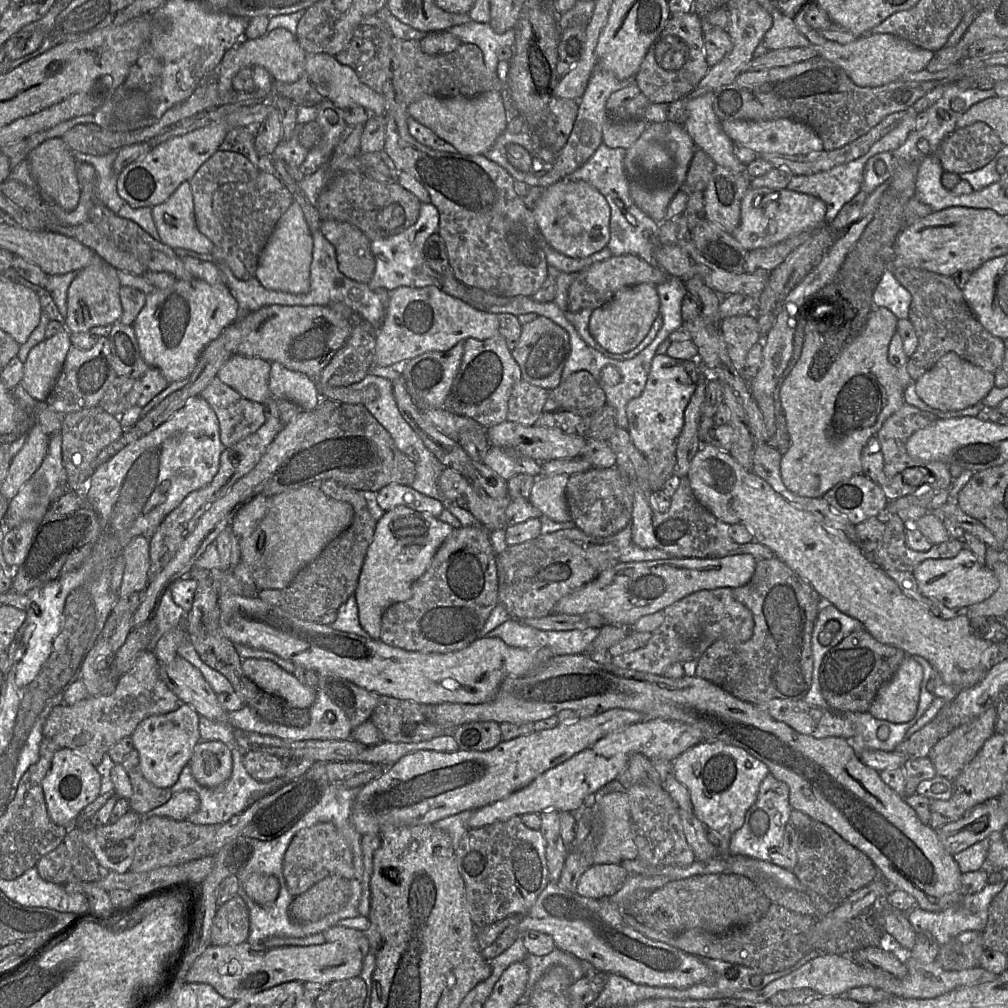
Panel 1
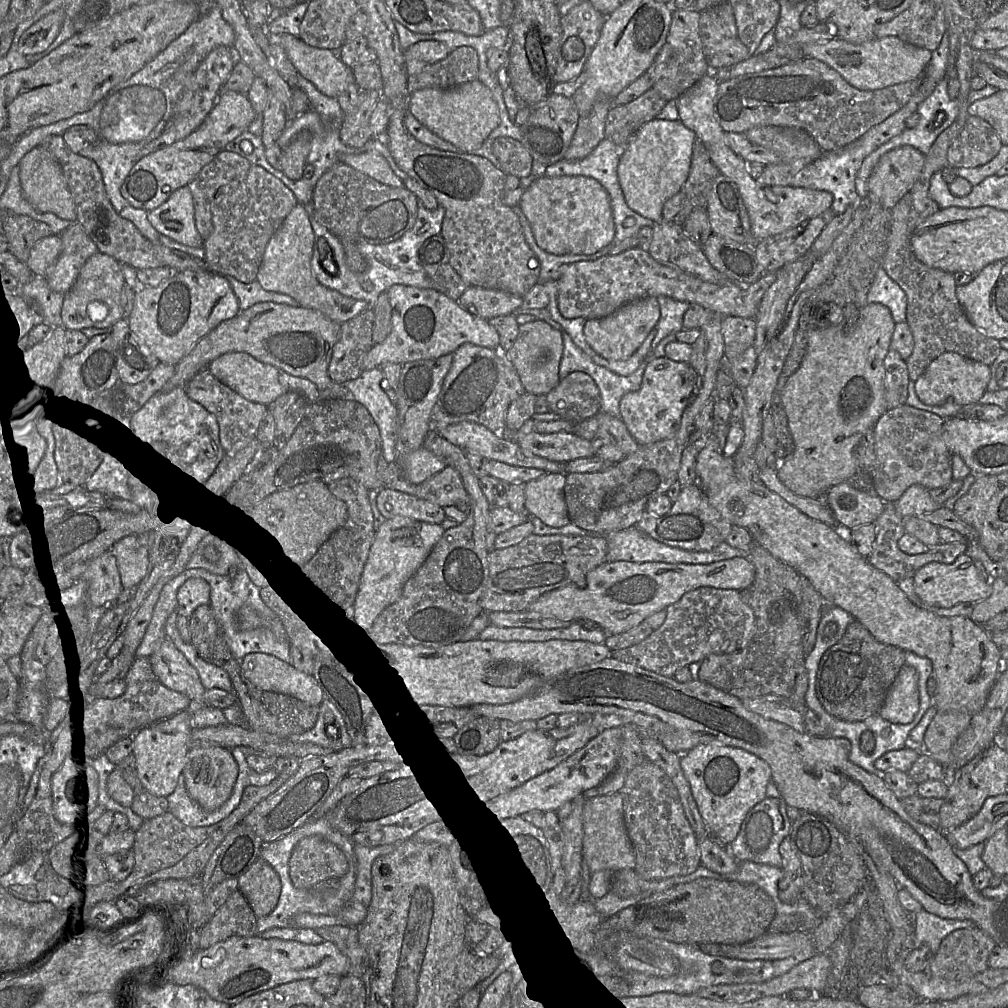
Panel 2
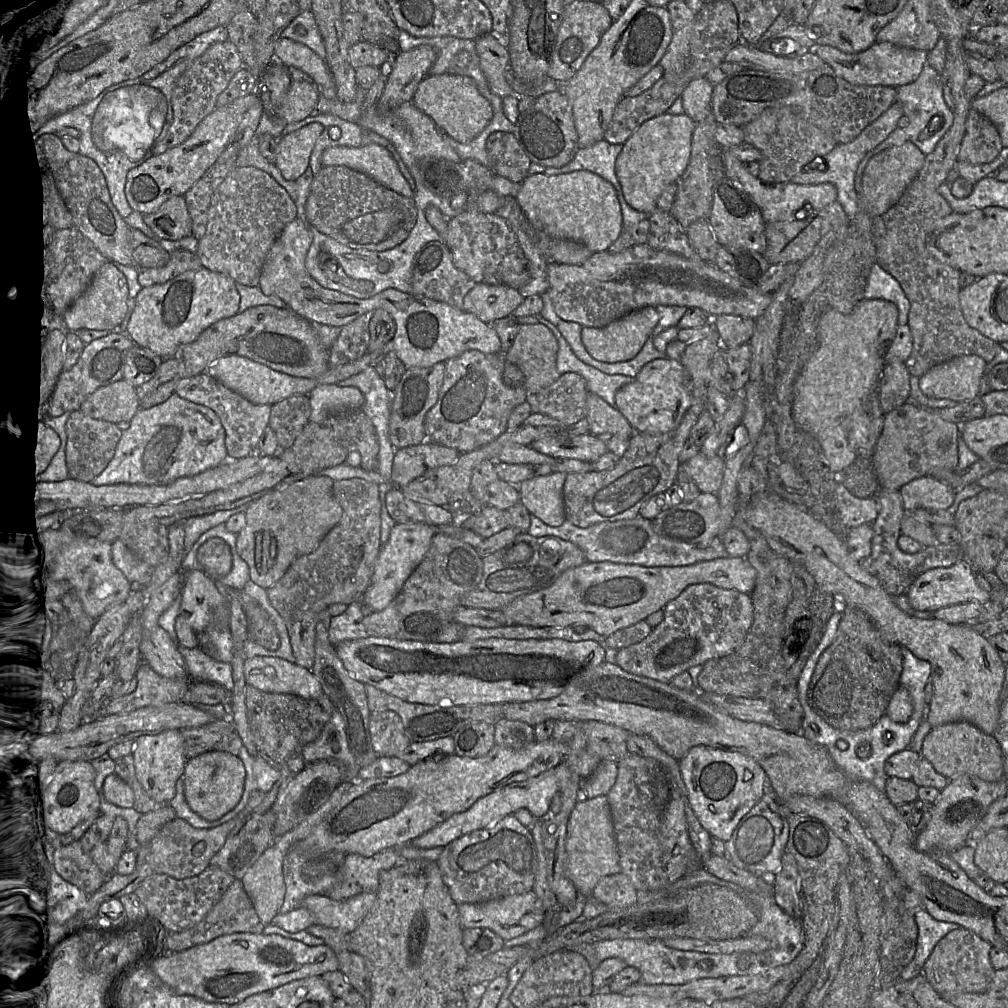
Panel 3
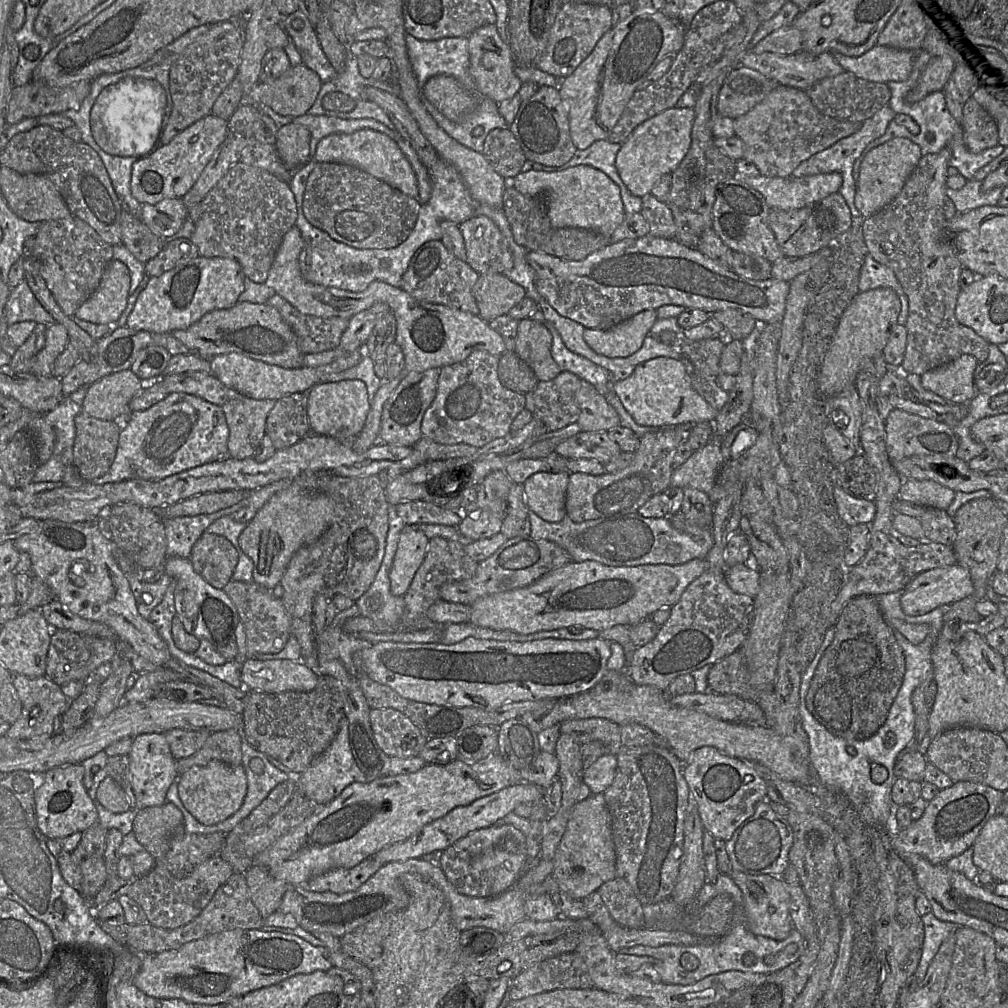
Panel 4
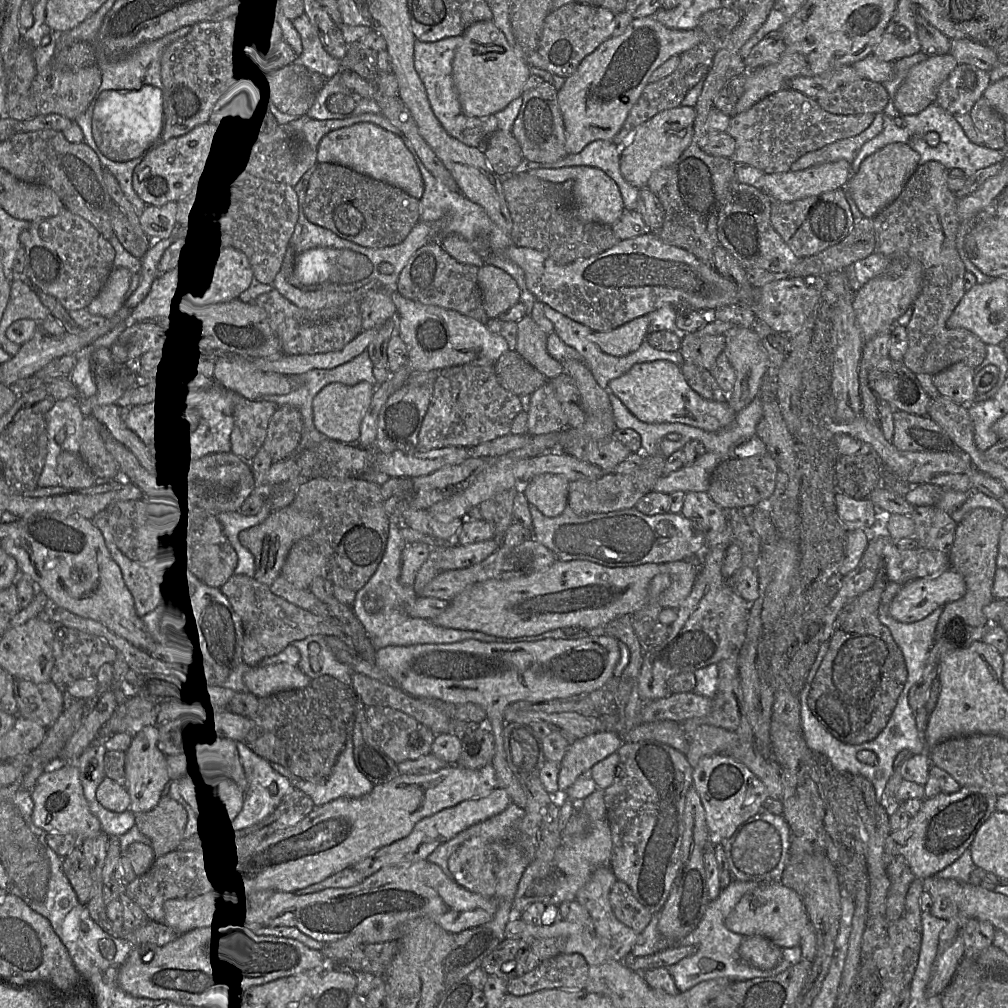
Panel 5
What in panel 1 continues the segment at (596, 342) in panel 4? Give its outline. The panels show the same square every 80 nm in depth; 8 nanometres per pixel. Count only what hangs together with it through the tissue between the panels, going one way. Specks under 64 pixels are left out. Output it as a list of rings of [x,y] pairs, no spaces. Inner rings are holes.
[[[642,283],[626,286],[617,291],[606,304],[592,311],[589,332],[607,351],[623,354],[636,348],[645,338],[658,316],[660,300],[656,285]]]

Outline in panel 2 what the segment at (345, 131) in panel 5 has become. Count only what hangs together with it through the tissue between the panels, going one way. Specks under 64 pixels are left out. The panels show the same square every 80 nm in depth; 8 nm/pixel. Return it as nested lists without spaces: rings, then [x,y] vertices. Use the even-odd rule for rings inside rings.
[[[378,152],[343,154],[339,162],[353,167],[382,184],[404,187],[403,180],[393,172],[384,156]]]

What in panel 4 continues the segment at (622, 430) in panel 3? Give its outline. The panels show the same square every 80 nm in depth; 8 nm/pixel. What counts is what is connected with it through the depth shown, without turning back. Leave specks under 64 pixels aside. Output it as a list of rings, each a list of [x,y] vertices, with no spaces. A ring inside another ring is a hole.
[[[584,380],[575,392],[575,402],[580,409],[576,423],[581,432],[609,431],[620,426],[620,418],[613,407],[593,385]]]

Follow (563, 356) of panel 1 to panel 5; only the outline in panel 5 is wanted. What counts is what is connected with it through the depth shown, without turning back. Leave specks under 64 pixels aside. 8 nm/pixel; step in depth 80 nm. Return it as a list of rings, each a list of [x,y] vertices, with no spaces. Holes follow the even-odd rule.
[[[524,316],[517,323],[516,351],[546,379],[563,373],[562,364],[552,358],[546,349],[548,334],[530,316]]]

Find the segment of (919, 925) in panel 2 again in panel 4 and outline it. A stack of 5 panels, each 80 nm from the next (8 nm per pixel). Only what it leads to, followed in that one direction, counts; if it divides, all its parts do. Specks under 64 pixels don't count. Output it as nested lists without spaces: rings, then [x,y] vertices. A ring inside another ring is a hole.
[[[932,912],[921,916],[921,919],[924,925],[924,940],[921,958],[914,973],[917,985],[924,979],[927,968],[944,939],[958,928],[952,922],[939,920]]]

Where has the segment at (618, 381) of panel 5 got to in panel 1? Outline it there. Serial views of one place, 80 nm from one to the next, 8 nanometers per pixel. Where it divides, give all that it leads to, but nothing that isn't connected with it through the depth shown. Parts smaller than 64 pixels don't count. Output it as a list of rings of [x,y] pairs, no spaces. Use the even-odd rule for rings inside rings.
[[[656,354],[652,361],[645,388],[641,395],[626,406],[627,431],[634,446],[645,457],[663,447],[675,444],[682,432],[684,411],[699,380],[696,360],[673,359],[666,354]]]

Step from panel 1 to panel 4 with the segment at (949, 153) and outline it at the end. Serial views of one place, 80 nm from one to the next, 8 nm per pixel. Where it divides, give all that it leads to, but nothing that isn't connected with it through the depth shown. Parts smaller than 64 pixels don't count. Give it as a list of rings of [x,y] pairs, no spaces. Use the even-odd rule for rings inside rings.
[[[971,99],[963,105],[962,128],[964,143],[972,153],[980,153],[1000,145],[996,120],[976,99]]]

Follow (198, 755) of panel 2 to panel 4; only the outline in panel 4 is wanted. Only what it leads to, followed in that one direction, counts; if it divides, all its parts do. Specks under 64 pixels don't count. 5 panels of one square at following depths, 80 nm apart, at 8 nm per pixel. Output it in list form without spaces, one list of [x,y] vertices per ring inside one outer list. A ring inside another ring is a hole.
[[[212,760],[205,766],[193,766],[179,776],[178,794],[187,810],[202,824],[214,825],[233,815],[247,793],[247,776],[242,765],[233,766]]]

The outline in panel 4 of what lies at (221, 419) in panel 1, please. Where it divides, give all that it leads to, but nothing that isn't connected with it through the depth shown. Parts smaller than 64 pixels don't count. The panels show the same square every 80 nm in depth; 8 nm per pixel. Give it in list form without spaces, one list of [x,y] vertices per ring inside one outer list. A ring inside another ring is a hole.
[[[186,372],[159,379],[169,394],[186,393],[200,397],[222,408],[229,429],[228,455],[234,459],[253,457],[266,434],[266,420],[277,400],[254,400],[223,385],[210,372]]]

